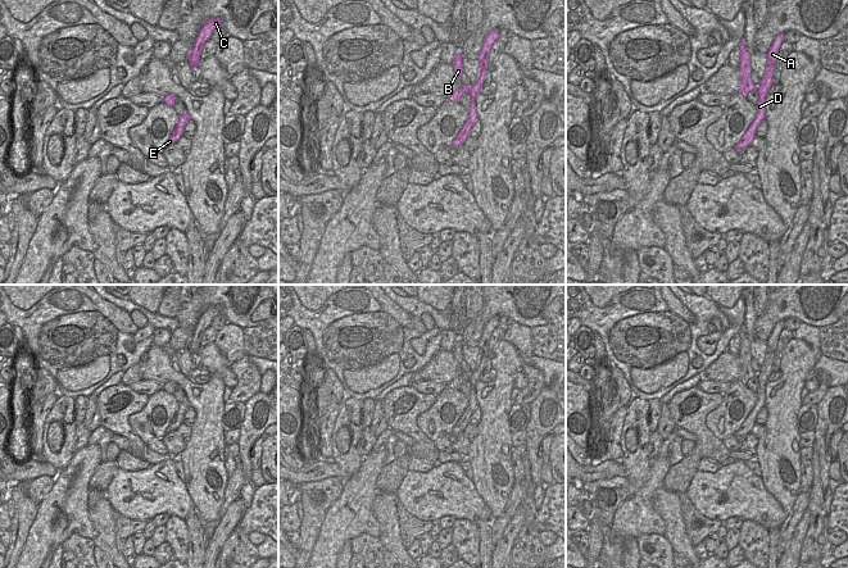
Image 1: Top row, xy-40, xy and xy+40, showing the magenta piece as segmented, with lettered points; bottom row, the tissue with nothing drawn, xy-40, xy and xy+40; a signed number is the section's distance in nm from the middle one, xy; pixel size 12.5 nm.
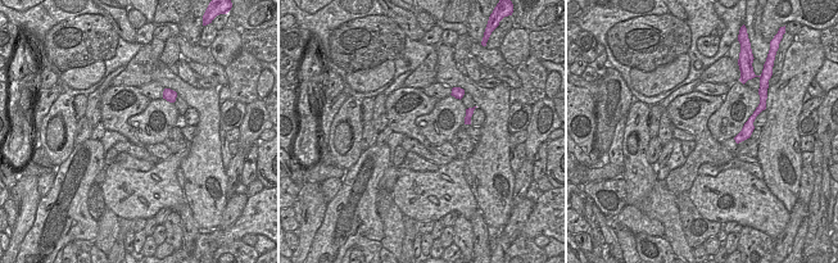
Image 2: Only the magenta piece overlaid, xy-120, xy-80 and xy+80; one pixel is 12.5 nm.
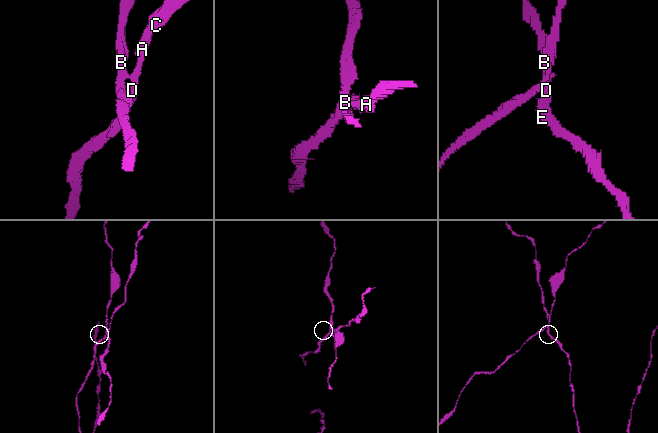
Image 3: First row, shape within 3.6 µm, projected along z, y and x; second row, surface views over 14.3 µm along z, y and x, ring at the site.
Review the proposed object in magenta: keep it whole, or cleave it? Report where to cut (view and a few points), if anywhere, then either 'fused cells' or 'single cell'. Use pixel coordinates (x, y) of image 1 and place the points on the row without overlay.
cut xy (468, 375), (470, 378); fused cells

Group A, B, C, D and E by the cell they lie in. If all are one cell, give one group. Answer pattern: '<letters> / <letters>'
A C D E / B

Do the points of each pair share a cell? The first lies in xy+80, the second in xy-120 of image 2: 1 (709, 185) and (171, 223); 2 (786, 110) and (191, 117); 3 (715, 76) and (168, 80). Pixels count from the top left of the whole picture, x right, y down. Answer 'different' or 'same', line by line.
1: different
2: different
3: same

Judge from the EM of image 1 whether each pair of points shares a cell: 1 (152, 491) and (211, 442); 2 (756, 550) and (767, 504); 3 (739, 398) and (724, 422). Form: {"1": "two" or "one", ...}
{"1": "two", "2": "two", "3": "one"}

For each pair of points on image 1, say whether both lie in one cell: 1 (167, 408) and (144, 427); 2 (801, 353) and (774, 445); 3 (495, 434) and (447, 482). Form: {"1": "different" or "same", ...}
{"1": "same", "2": "same", "3": "different"}

